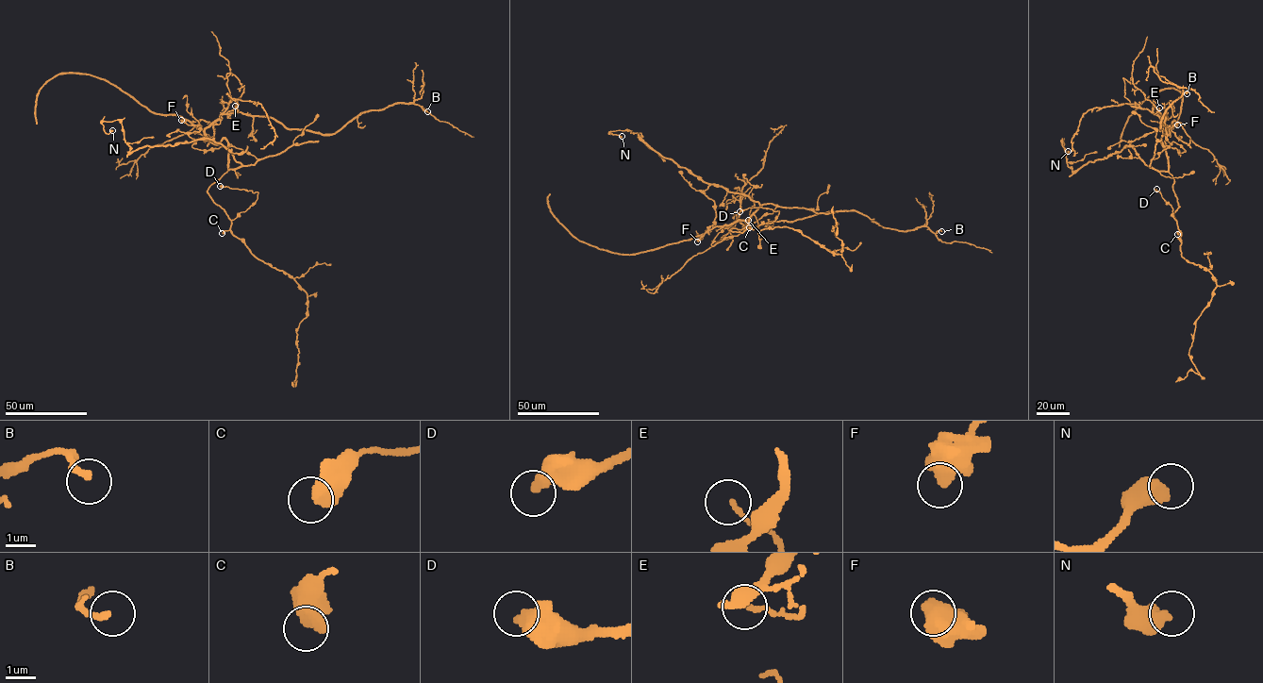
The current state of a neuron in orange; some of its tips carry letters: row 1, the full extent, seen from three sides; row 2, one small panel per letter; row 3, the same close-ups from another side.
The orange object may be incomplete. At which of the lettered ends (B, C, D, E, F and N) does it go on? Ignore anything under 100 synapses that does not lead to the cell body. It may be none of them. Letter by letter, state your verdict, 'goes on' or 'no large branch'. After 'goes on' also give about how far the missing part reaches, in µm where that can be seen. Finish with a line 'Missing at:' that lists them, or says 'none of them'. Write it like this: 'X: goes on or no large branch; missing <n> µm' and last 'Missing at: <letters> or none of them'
B: no large branch
C: no large branch
D: no large branch
E: no large branch
F: no large branch
N: no large branch
Missing at: none of them

